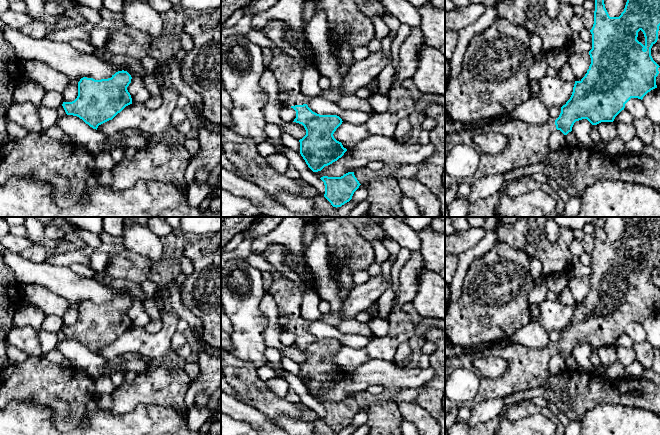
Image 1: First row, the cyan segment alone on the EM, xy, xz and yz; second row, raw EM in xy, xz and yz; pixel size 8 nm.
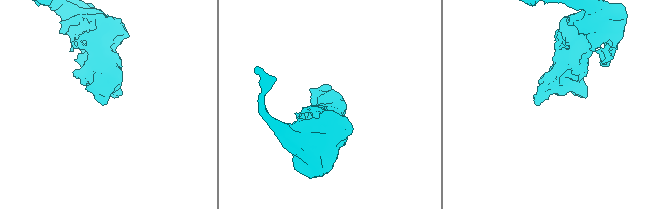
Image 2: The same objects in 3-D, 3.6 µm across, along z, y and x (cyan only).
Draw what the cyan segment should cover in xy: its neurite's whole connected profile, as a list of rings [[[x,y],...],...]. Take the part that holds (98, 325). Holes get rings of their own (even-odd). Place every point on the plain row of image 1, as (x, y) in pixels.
[[[118,295],[111,302],[95,304],[83,301],[78,306],[78,320],[72,326],[63,326],[67,339],[77,340],[93,353],[112,344],[126,330],[132,328],[127,314],[131,307],[127,295]]]

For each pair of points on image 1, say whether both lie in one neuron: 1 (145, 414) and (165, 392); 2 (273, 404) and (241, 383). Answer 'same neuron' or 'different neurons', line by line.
1: different neurons
2: same neuron

